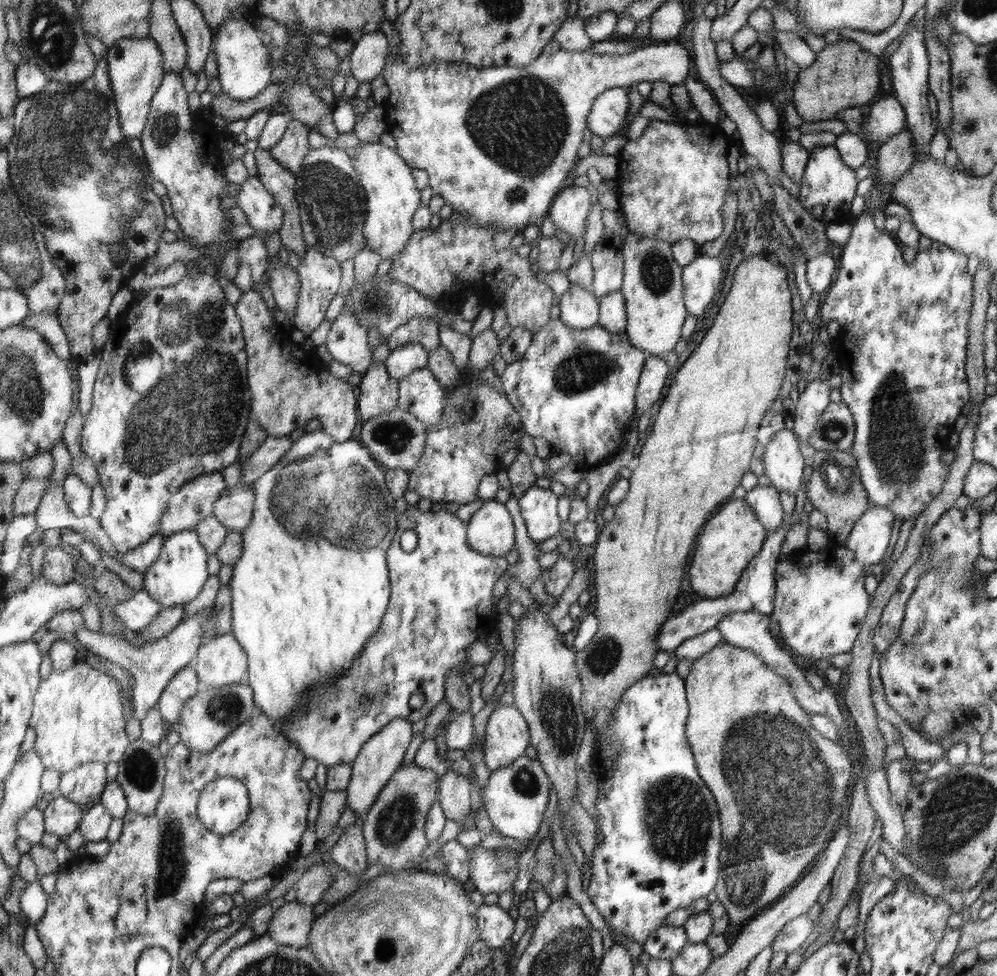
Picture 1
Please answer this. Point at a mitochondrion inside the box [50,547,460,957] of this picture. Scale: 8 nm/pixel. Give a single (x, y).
(171, 868)

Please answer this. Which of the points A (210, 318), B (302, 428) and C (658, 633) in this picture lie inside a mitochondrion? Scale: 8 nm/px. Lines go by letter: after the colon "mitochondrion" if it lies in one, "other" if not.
A: mitochondrion
B: other
C: other

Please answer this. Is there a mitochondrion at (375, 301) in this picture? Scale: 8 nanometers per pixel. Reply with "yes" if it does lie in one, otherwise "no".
yes

